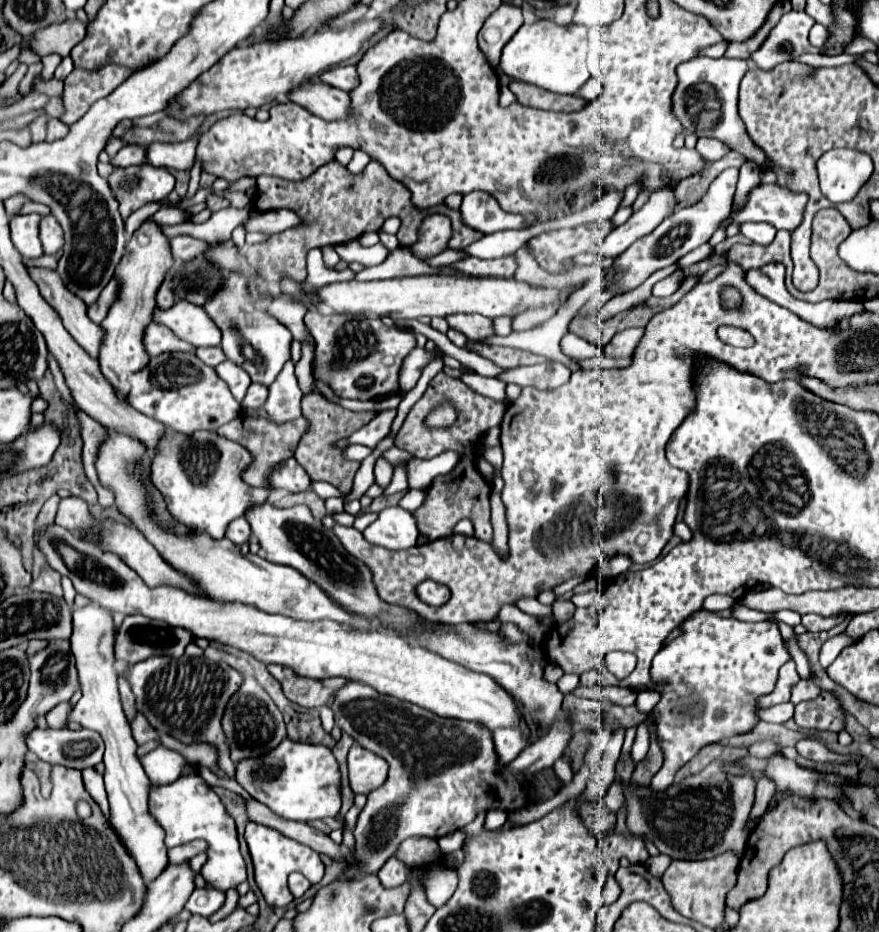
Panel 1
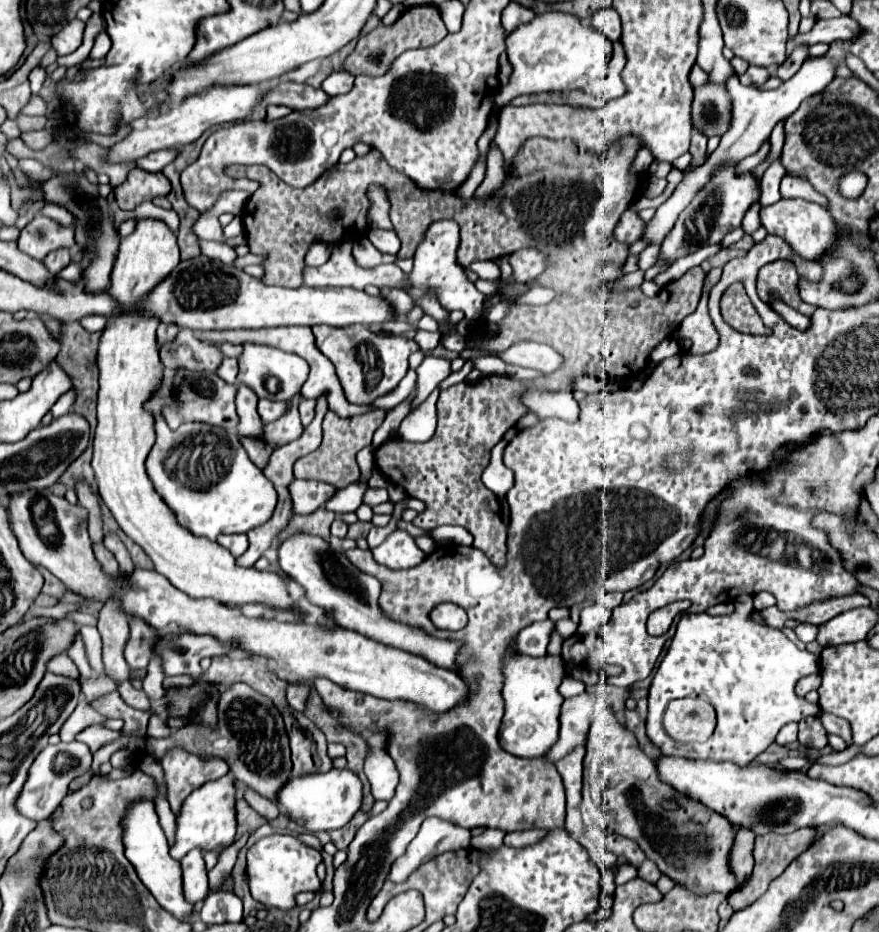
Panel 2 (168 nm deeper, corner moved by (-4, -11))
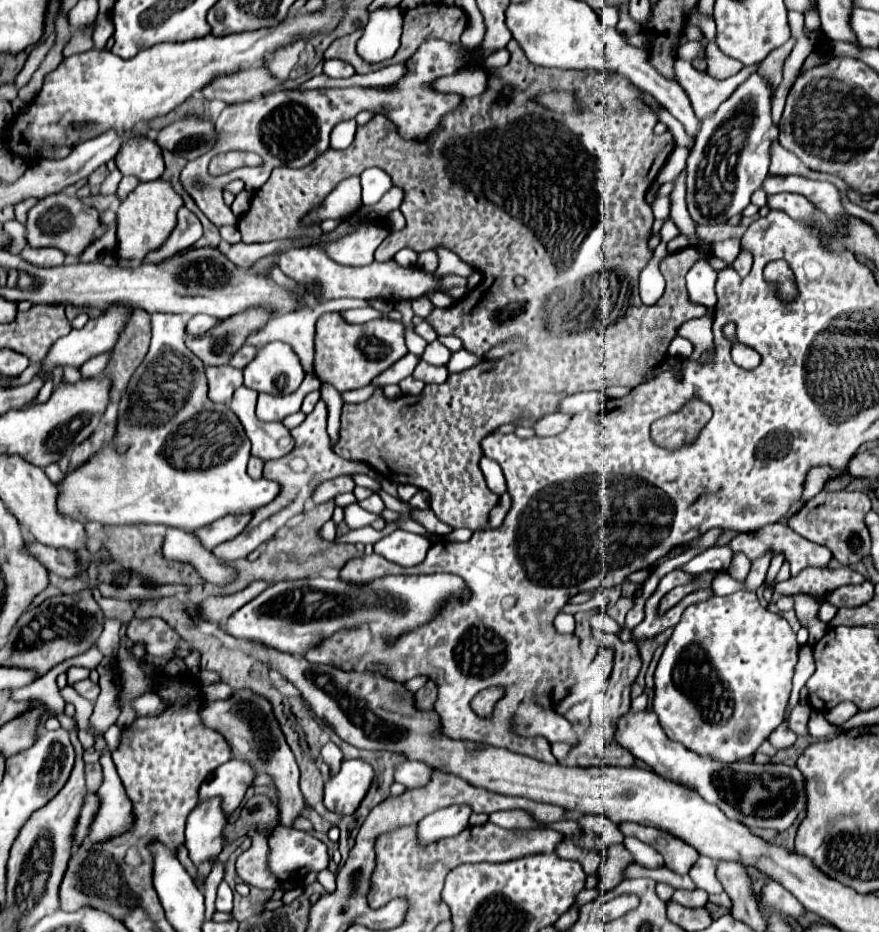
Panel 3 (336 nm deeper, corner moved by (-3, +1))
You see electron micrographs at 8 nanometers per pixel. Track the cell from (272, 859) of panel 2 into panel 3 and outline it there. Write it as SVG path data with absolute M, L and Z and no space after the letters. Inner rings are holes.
M279 825L269 839L269 869L279 881L301 883L307 873L323 871L329 863L327 845L317 837Z

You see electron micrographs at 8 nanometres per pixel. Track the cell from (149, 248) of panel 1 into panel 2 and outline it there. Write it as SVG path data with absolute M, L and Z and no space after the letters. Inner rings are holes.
M140 219L136 231L122 239L118 257L112 269L110 295L118 303L118 313L108 321L100 337L96 365L100 371L98 389L98 425L94 433L92 469L98 491L120 529L138 543L152 559L154 569L162 573L176 589L190 597L212 597L224 605L260 603L270 609L290 611L300 621L306 611L296 605L288 591L288 579L272 571L258 571L254 567L238 567L236 557L222 545L206 537L196 537L176 521L166 501L154 491L146 475L146 457L154 445L156 431L152 413L144 407L164 379L156 327L158 317L140 313L140 305L150 291L166 279L180 263L176 235L164 221Z

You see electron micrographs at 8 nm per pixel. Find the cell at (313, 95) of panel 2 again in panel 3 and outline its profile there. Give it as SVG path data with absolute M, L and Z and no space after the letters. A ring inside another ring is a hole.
M265 65L249 67L245 71L237 71L237 75L225 75L225 79L215 79L205 87L205 99L221 99L225 103L241 103L257 99L259 93L269 93L277 89L281 83L271 77Z

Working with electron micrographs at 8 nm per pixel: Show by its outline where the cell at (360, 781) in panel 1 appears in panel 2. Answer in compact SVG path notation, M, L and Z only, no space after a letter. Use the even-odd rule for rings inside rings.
M374 733L366 739L368 755L364 775L370 783L370 793L376 801L390 801L398 785L398 771L392 757L384 751L384 733Z

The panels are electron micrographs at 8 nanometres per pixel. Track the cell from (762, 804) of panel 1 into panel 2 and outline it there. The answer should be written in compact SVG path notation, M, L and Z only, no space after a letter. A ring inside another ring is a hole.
M750 827L738 829L736 841L734 841L734 847L732 847L732 853L730 853L730 867L738 877L738 885L744 885L746 879L750 877L750 873L752 873L754 841L756 841L756 833Z

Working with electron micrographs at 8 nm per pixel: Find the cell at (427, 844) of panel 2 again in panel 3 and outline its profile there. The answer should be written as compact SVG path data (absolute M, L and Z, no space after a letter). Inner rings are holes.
M449 805L437 809L419 821L419 841L425 845L461 833L469 825L471 813L469 805Z

